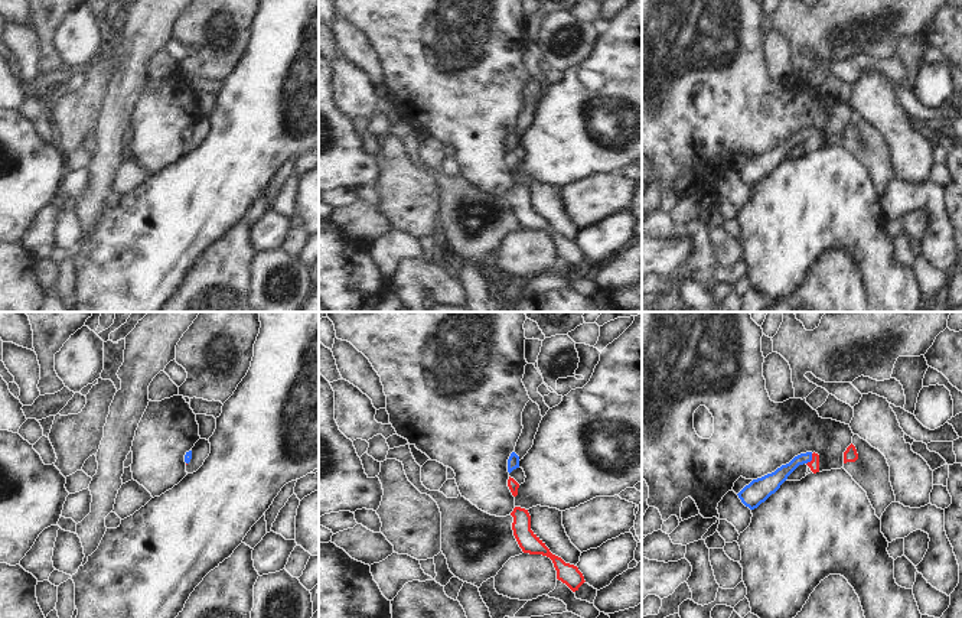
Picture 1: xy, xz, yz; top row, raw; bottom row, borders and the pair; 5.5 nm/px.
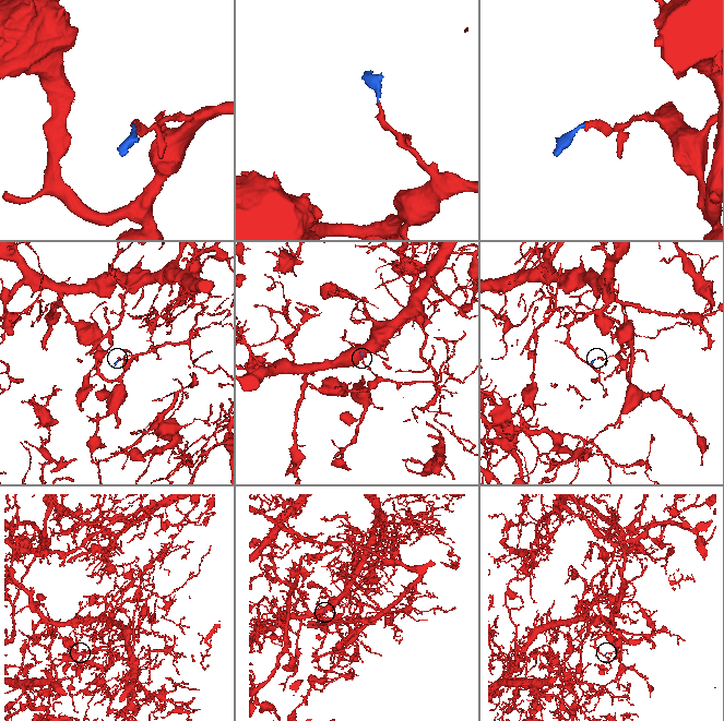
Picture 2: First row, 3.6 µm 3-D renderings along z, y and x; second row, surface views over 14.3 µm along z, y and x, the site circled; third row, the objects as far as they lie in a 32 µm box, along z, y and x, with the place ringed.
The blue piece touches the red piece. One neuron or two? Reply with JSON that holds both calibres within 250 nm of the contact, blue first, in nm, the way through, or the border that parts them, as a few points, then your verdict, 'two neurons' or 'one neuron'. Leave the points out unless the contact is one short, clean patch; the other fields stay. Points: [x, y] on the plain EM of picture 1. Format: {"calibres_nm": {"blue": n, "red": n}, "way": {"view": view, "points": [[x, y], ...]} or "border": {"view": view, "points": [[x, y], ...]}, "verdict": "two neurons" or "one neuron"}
{"calibres_nm": {"blue": 100, "red": 60}, "way": {"view": "yz", "points": [[772, 158], [796, 137], [811, 136], [814, 140]]}, "verdict": "one neuron"}

